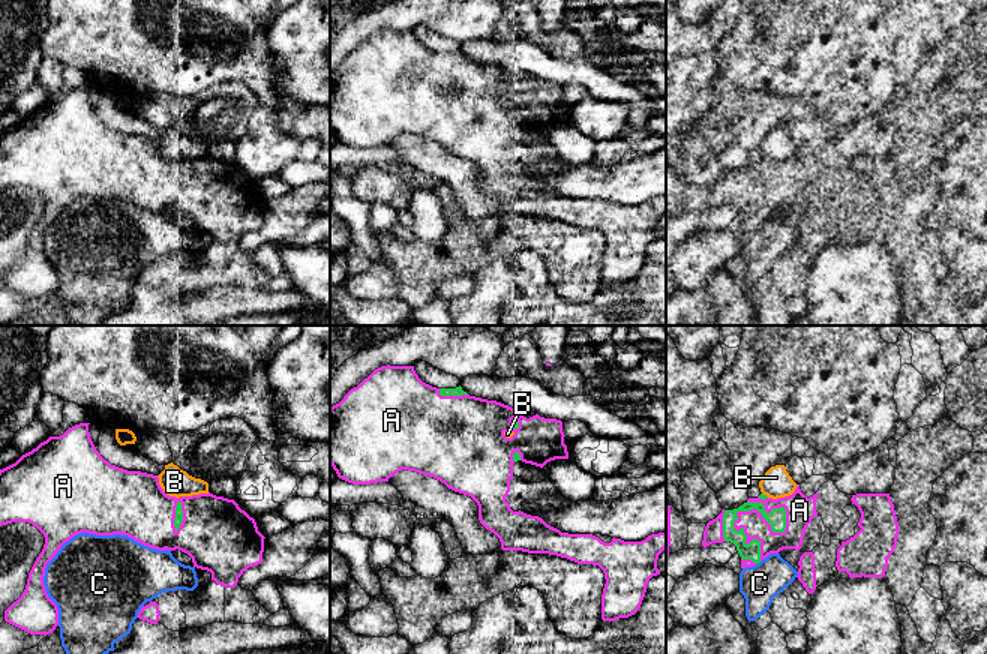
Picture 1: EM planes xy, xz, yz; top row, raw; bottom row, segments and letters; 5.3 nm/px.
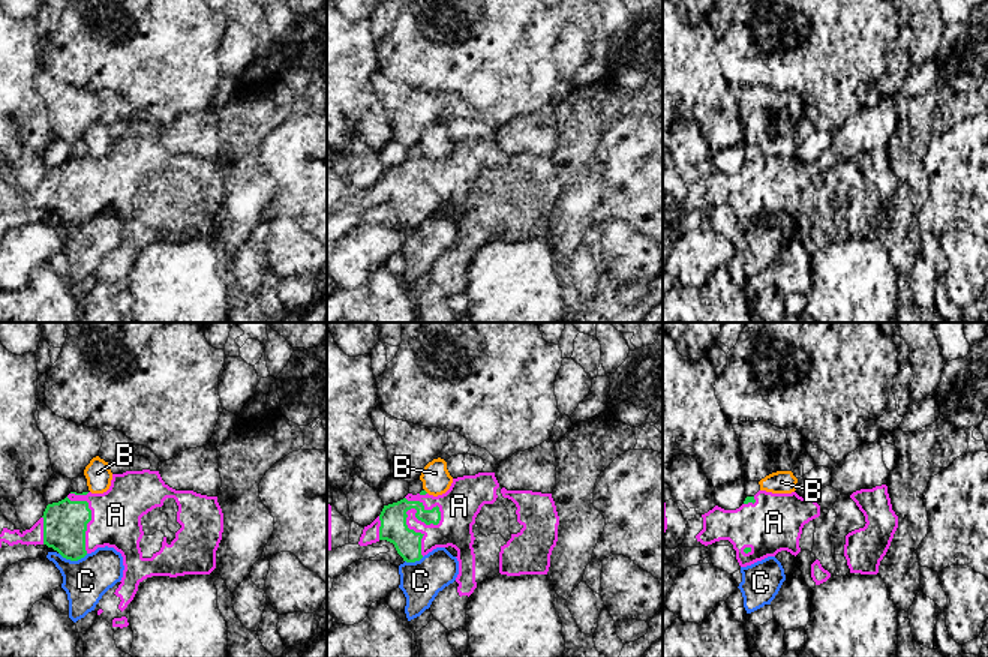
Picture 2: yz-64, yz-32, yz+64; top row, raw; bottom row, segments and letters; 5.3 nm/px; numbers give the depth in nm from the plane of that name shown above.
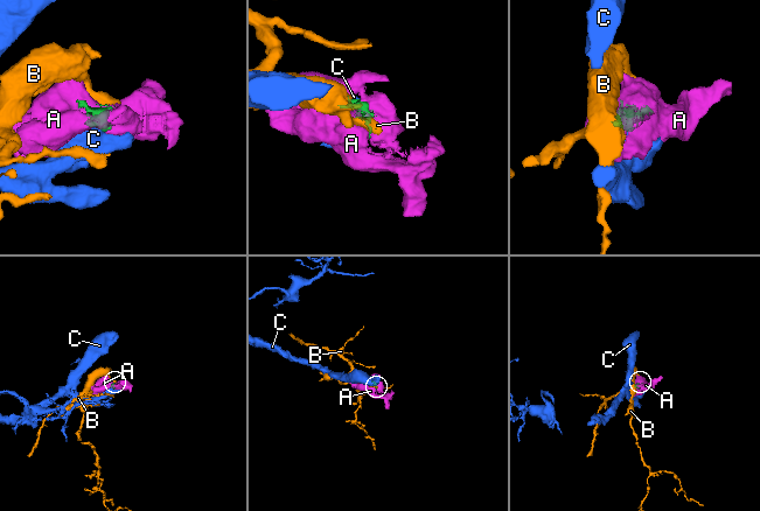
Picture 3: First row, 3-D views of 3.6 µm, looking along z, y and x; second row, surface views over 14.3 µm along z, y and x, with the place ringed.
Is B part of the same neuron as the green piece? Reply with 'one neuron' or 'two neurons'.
two neurons

